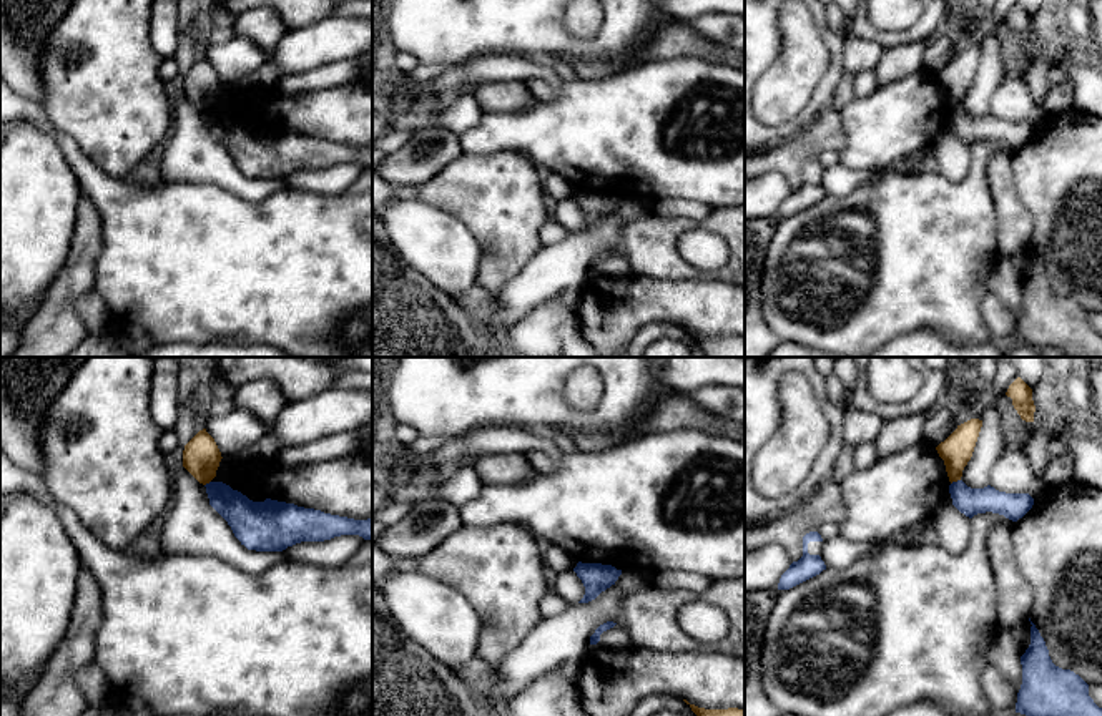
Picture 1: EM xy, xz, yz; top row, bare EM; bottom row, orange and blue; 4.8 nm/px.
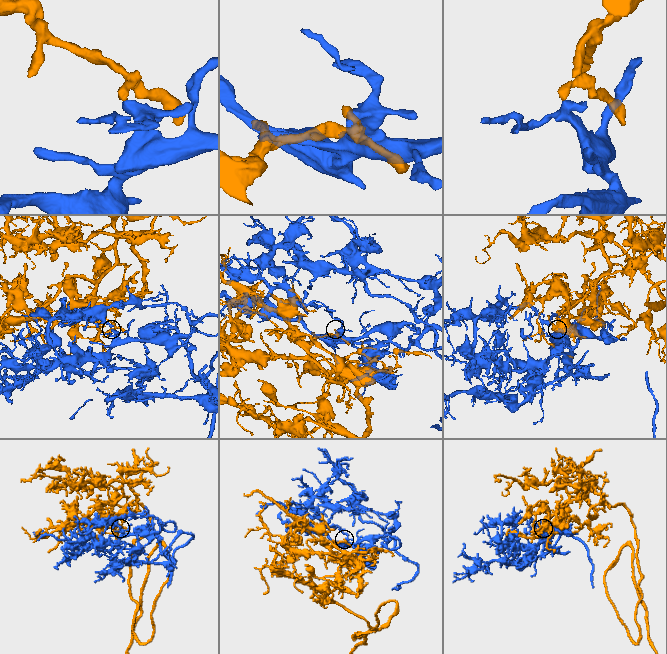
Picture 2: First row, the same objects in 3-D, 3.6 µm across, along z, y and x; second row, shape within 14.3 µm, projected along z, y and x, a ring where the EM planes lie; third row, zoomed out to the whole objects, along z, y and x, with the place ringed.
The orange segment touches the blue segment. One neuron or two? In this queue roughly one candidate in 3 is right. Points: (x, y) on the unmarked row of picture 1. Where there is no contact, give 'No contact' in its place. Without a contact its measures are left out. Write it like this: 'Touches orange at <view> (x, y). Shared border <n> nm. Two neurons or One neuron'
Touches orange at yz (954, 108). Shared border 50 nm. Two neurons

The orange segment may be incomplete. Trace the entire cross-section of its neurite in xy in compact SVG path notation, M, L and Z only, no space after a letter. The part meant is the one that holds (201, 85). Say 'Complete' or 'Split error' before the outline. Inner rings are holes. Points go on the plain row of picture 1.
Complete. M206 56L199 58L183 78L183 95L203 113L216 105L221 86L221 80Z

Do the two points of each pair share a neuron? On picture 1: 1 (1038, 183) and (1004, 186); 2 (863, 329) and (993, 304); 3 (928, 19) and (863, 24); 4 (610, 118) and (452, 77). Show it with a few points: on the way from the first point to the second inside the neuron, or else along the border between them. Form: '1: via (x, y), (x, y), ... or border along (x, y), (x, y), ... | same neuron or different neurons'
1: border along (1009, 156), (1014, 190), (1034, 220) | different neurons
2: border along (988, 291), (981, 303), (981, 319), (991, 338) | different neurons
3: via (911, 35), (880, 35) | same neuron
4: via (570, 95), (541, 70), (492, 68) | same neuron

